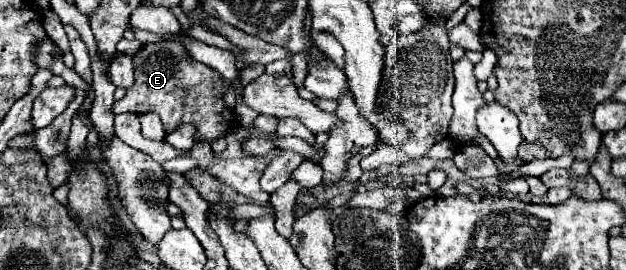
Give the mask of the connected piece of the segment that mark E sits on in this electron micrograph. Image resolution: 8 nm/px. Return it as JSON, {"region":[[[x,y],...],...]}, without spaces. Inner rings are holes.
{"region":[[[176,41],[148,43],[132,59],[134,59],[134,85],[126,91],[126,95],[120,101],[116,101],[112,105],[114,113],[136,113],[136,115],[146,113],[146,111],[158,113],[168,133],[174,131],[180,123],[192,123],[198,129],[196,139],[200,139],[200,141],[214,141],[214,139],[224,137],[226,133],[230,133],[238,127],[234,111],[228,109],[222,101],[222,95],[230,85],[224,83],[214,69],[210,69],[208,65],[192,59],[180,43],[176,43]]]}

